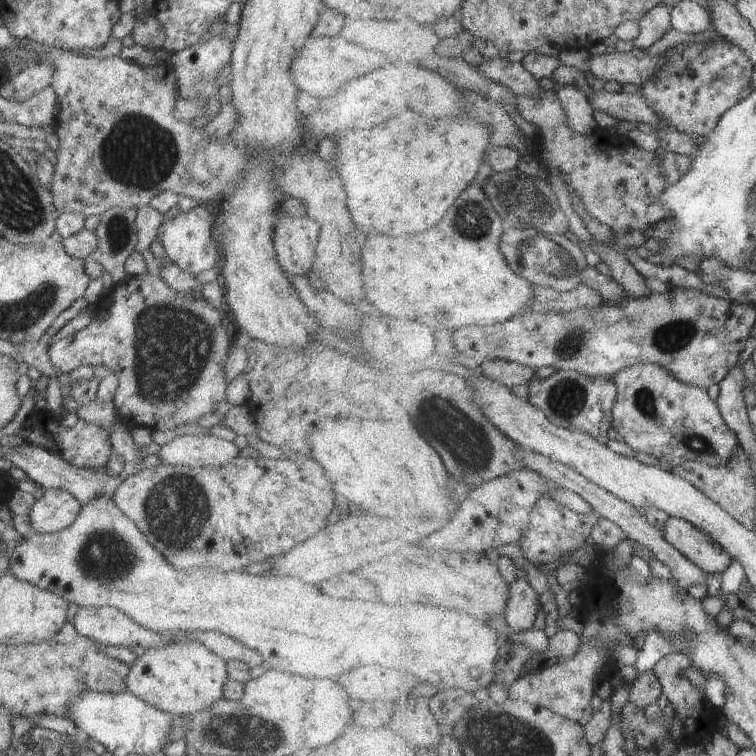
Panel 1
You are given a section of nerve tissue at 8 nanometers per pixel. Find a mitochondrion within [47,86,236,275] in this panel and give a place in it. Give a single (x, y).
(139, 153)

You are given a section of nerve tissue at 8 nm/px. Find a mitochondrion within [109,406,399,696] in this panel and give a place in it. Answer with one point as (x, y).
(178, 510)

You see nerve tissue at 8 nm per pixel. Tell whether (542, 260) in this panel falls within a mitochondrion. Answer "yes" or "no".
yes

